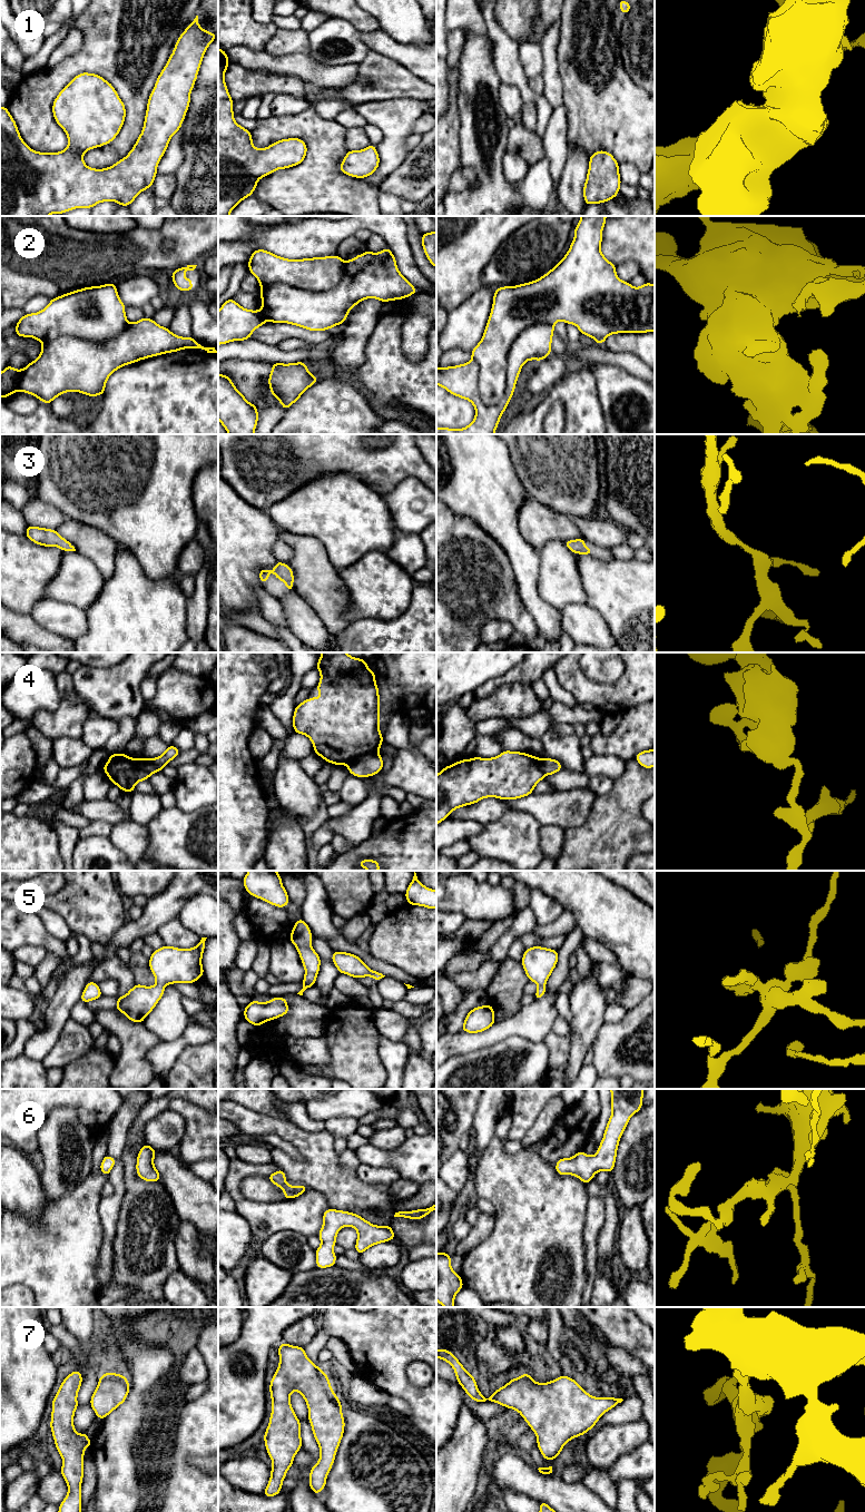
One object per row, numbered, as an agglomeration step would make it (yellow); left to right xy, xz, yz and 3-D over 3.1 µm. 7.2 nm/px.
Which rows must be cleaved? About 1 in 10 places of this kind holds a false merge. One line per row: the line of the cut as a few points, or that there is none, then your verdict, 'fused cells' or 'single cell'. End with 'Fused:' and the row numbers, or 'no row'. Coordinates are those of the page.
1: cut none; single cell
2: cut none; single cell
3: cut none; single cell
4: cut xz (377, 750), (357, 757), (347, 765); fused cells
5: cut none; single cell
6: cut none; single cell
7: cut none; single cell
Fused: 4

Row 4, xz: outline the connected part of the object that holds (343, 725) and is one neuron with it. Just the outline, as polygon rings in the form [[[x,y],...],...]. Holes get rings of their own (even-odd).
[[[321,652],[316,664],[321,674],[316,691],[322,697],[305,699],[295,706],[293,729],[307,736],[314,753],[334,765],[348,765],[357,758],[377,753],[384,742],[380,733],[380,694],[367,661],[347,652]]]

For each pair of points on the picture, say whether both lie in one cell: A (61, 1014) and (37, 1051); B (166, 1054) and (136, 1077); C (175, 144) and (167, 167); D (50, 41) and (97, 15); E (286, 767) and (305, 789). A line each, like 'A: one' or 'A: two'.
A: one
B: two
C: one
D: two
E: one

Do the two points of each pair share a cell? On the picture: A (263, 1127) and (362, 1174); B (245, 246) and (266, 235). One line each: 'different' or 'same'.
A: different
B: different

